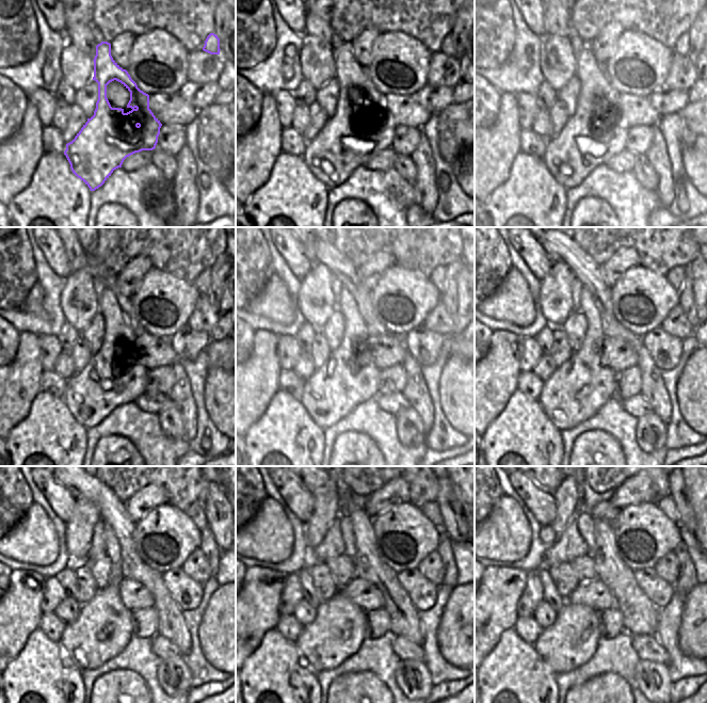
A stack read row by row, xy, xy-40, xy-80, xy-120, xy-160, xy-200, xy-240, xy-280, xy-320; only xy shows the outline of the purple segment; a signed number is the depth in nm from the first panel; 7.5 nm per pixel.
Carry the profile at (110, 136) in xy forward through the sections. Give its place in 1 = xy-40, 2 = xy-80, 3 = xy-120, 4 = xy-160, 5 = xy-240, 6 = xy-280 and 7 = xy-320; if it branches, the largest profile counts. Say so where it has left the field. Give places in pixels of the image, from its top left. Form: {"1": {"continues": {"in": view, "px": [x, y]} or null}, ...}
{"1": {"continues": {"in": "xy-40", "px": [347, 141]}}, "2": {"continues": {"in": "xy-80", "px": [587, 141]}}, "3": {"continues": {"in": "xy-120", "px": [109, 380]}}, "4": {"continues": {"in": "xy-160", "px": [346, 380]}}, "5": {"continues": {"in": "xy-240", "px": [103, 627]}}, "6": {"continues": {"in": "xy-280", "px": [340, 626]}}, "7": {"continues": {"in": "xy-320", "px": [566, 644]}}}

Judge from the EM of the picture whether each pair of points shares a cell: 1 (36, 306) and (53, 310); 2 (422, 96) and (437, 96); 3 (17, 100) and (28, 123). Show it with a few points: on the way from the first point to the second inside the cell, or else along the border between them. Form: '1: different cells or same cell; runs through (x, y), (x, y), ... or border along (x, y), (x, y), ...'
1: different cells; border along (41, 284), (47, 319)
2: same cell; runs through (426, 96), (434, 96)
3: different cells; border along (28, 101), (21, 125), (12, 136)

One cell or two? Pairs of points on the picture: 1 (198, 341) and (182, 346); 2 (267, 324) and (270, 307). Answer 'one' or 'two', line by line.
1: one
2: two

